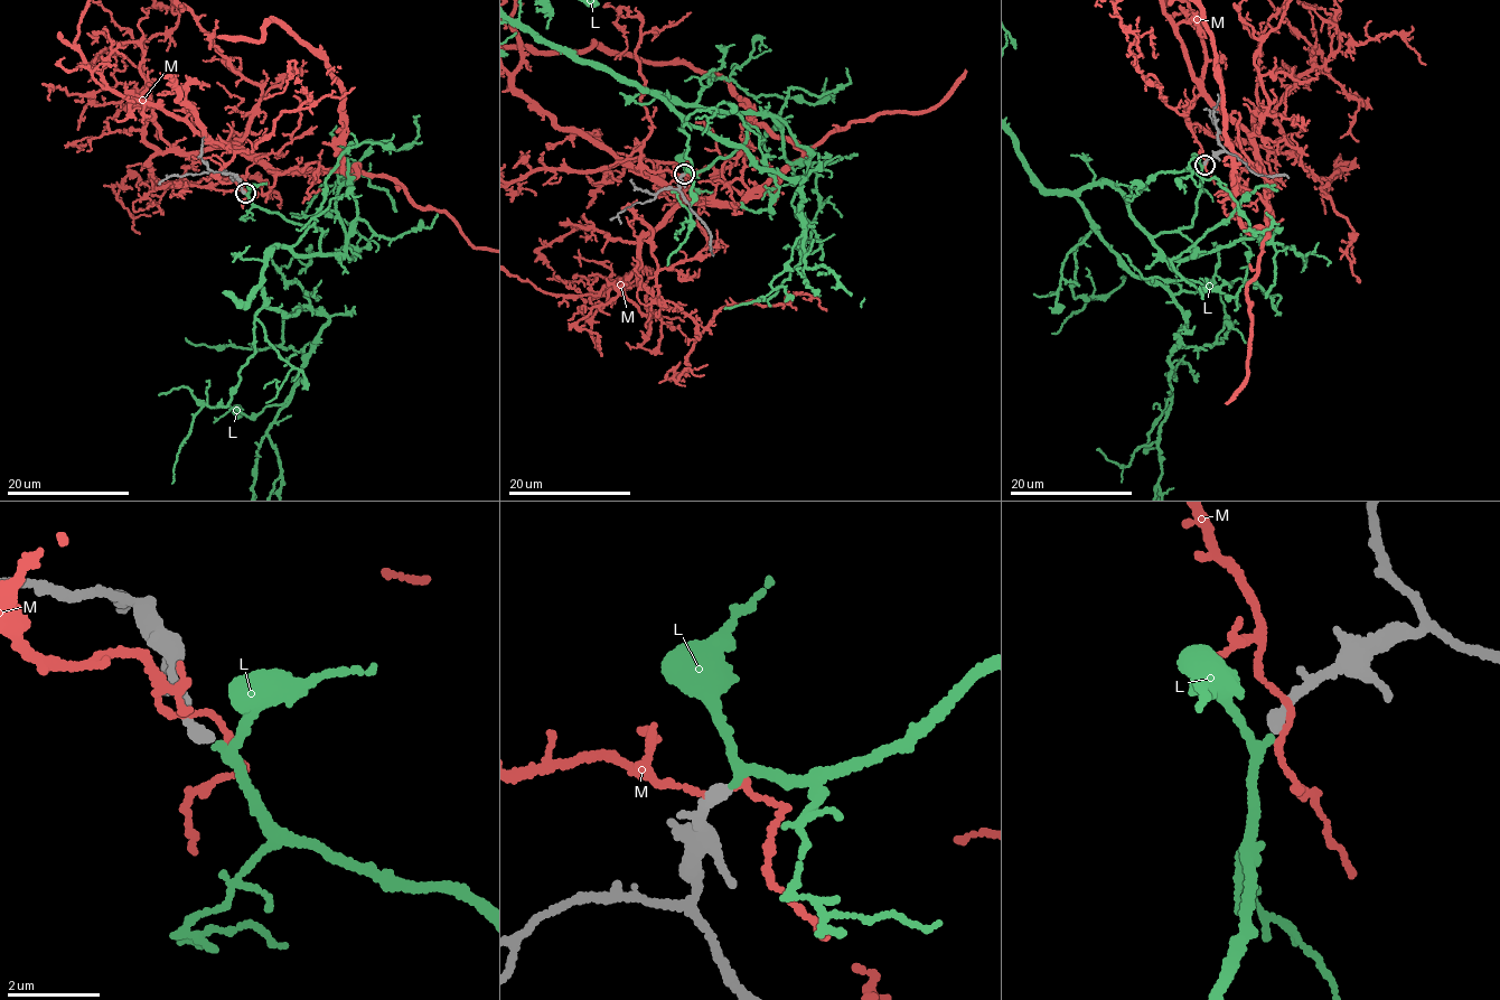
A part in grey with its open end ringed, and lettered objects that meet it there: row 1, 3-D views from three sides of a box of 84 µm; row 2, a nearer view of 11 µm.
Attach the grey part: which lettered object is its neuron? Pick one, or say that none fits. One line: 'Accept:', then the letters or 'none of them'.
Accept: L

